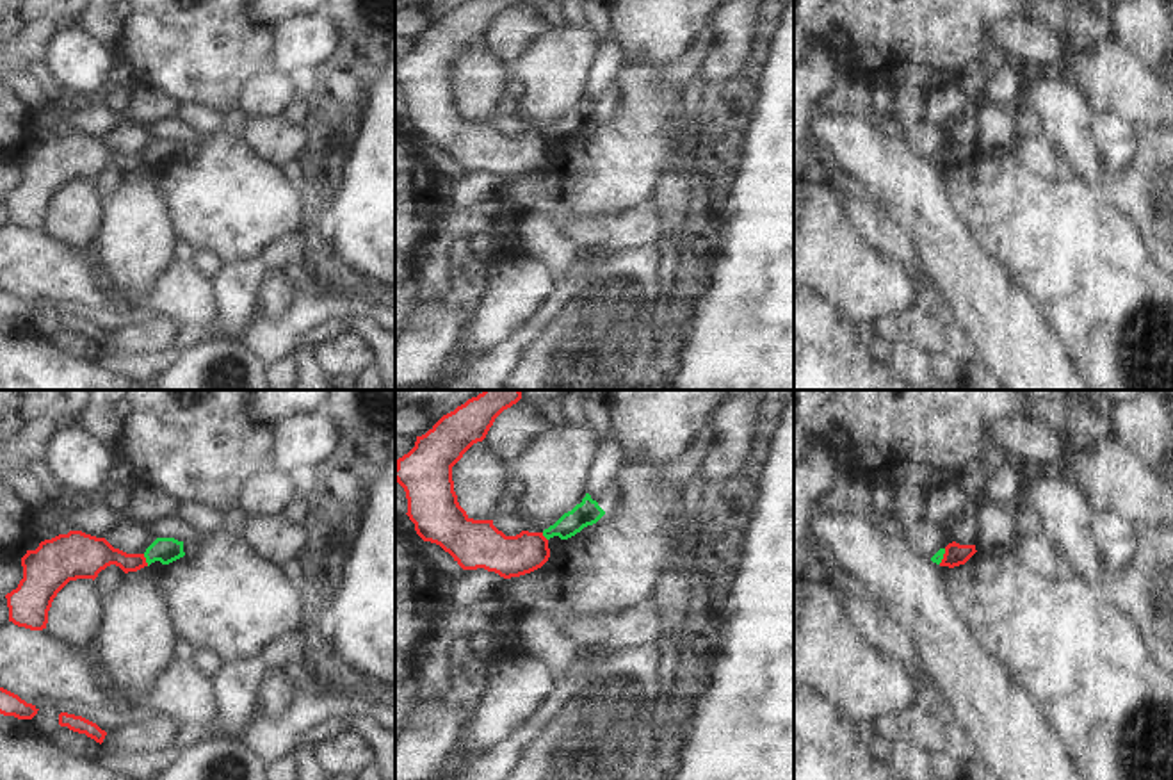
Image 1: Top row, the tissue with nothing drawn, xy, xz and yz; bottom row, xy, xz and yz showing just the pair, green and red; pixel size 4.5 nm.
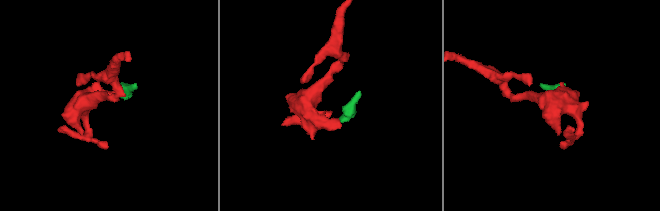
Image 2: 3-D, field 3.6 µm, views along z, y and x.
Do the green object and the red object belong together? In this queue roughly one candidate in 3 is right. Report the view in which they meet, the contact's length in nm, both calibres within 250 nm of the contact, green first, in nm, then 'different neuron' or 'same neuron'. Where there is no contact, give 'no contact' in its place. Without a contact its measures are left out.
xy | 60 nm | 120/170 nm | different neuron

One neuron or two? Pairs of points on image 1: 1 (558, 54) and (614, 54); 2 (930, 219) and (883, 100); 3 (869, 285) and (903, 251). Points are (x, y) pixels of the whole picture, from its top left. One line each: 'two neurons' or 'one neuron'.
1: two neurons
2: two neurons
3: two neurons

